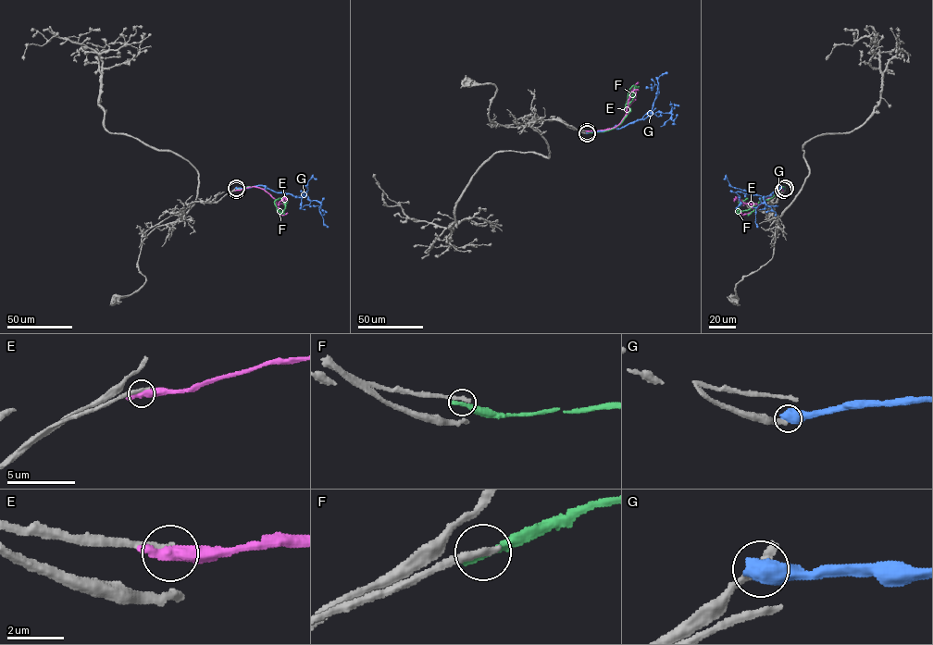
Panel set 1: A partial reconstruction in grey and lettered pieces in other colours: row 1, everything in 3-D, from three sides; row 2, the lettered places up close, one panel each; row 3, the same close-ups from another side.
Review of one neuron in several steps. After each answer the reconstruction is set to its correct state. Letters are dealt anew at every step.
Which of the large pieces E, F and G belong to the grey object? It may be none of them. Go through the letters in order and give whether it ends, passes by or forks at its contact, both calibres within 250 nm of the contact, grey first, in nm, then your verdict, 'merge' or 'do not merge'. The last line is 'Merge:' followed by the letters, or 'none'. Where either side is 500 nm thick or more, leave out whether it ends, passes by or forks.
E: 320 nm thick on the grey side, 550 nm on the other; do not merge
F: it ends there; 320 nm thick on the grey side, 400 nm on the other; do not merge
G: 400 nm thick on the grey side, 750 nm on the other; do not merge
Merge: none

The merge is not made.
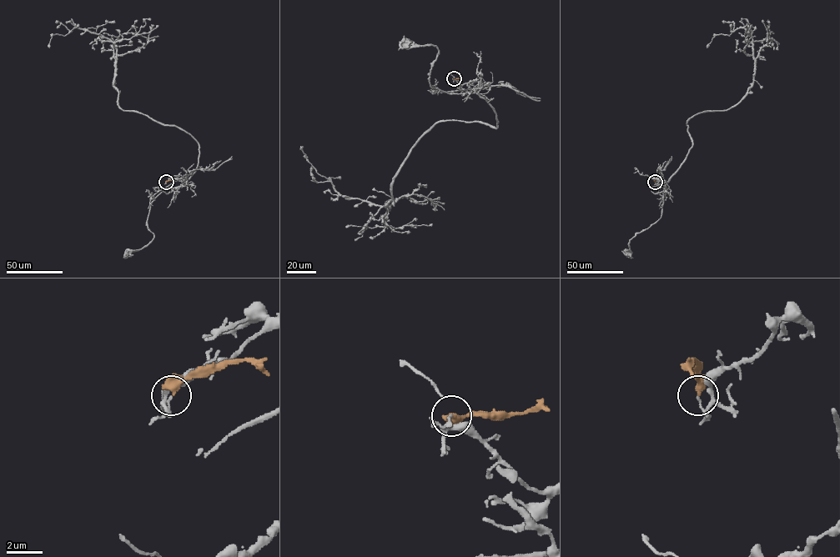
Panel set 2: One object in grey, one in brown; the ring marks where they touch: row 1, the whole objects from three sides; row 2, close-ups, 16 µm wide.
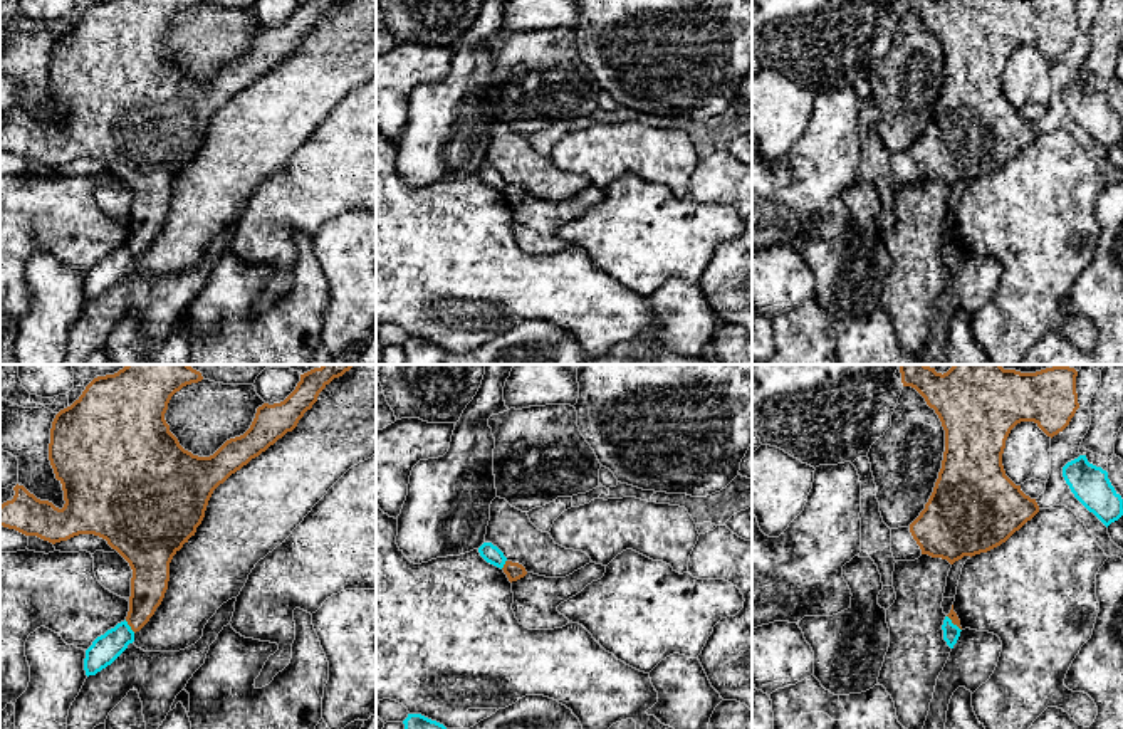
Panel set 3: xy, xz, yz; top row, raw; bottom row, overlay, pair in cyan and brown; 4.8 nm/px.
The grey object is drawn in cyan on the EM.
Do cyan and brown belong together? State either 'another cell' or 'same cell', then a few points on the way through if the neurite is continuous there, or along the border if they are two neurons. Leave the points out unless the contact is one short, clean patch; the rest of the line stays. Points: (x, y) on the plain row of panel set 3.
another cell; border xy (125, 244), (135, 256)

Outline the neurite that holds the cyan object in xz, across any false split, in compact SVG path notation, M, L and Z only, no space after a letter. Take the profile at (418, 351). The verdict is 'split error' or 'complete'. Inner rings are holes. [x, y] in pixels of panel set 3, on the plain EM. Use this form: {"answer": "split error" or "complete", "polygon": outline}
{"answer": "complete", "polygon": "M408 338L403 344L406 363L405 364L443 364L447 351L421 338Z"}

